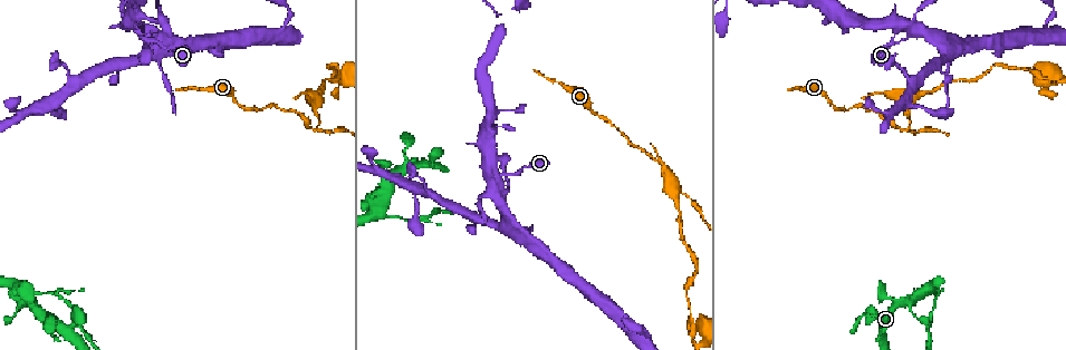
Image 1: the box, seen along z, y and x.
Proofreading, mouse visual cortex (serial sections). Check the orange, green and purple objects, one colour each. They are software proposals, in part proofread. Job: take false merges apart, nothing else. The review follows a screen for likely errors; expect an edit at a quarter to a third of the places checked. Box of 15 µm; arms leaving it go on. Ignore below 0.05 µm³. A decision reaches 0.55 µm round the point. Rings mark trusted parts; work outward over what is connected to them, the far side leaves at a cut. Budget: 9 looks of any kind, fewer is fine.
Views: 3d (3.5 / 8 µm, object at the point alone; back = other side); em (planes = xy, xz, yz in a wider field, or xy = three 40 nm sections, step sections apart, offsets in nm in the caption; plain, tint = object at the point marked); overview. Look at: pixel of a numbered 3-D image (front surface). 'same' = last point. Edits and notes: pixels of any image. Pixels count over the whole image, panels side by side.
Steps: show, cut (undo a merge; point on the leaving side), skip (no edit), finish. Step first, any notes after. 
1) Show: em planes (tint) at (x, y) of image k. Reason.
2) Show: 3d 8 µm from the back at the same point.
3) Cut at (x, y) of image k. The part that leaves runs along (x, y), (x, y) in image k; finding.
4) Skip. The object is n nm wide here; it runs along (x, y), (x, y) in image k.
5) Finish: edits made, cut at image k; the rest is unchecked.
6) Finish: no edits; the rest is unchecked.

Show: 3d 3.5 µm at (43, 293) of image 1. Thick turns thin.

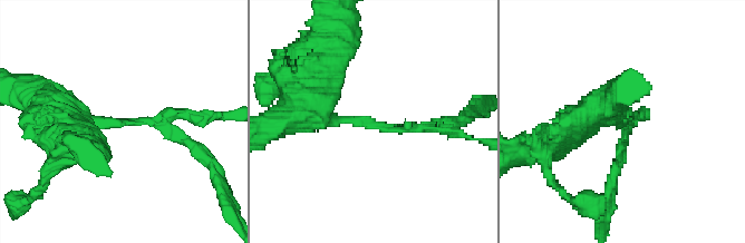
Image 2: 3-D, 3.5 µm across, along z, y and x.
Show: em xy step 1 (tint) at (623, 122) of image 2.

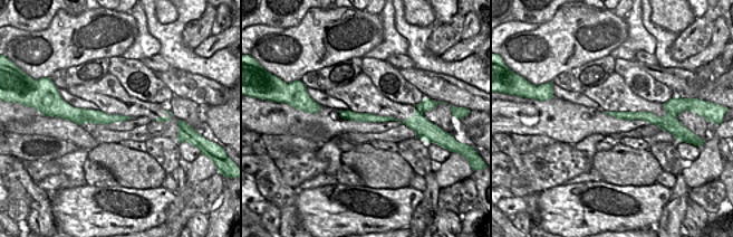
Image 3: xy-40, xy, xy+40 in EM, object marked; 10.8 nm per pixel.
Show: em planes (tint) at the same point.

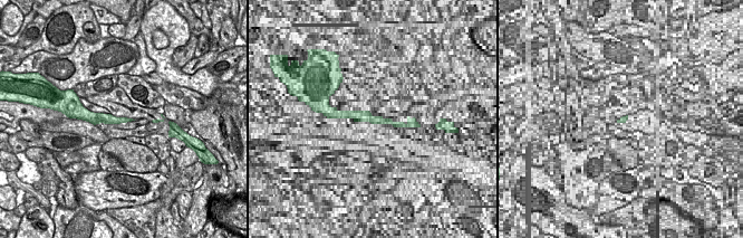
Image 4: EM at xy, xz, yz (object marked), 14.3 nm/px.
Cut at (196, 151) of image 2. The arms are 150, 400 nm wide; two cells meet here.

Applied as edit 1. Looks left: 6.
Show: overview. Redraw.

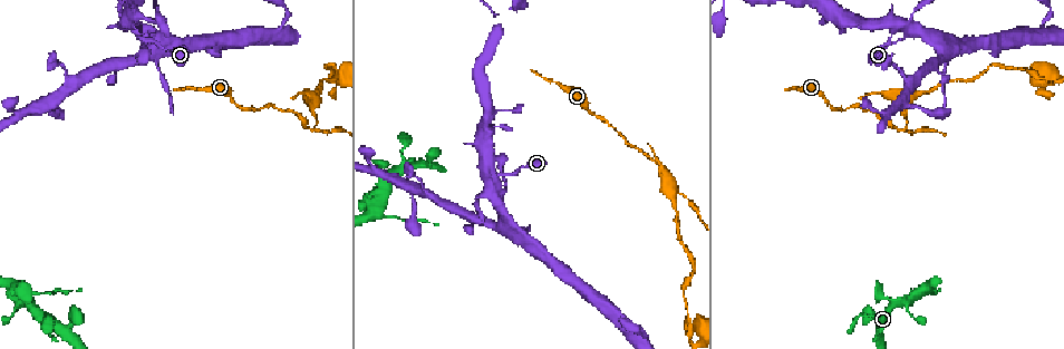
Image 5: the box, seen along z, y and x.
Show: 3d 3.5 µm from the back at (428, 167) of image 5. Calibre changes.

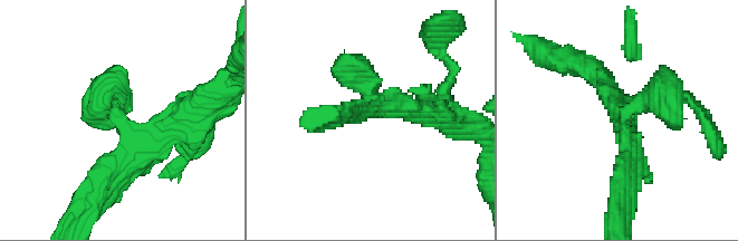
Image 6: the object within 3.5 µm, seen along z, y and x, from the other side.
Show: em xy step 1 (tint) at (123, 115) of image 6. 3 arms meet here; the arms are 300, 300, 450 nm wide; now the EM.

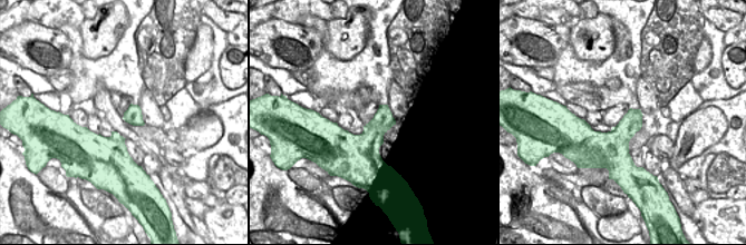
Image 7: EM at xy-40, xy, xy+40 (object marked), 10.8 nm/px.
Skip. It runs along (433, 112), (372, 114), (351, 63) in image 6; continuous, no second cell.

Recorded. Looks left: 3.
Show: 3d 3.5 µm at (888, 42) of image 5. Three arms meet.

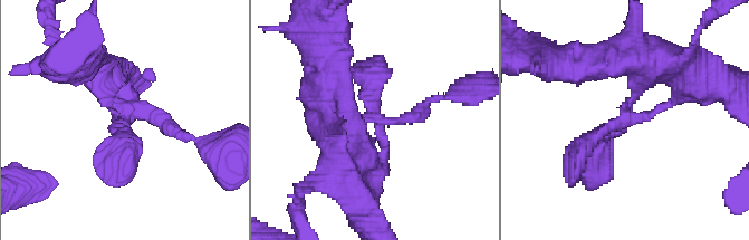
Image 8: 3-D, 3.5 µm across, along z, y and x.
Show: em xy step 5 (tint) at (123, 115) of image 8. 3 arms meet here; the arms are 150, 300, 300 nm wide.

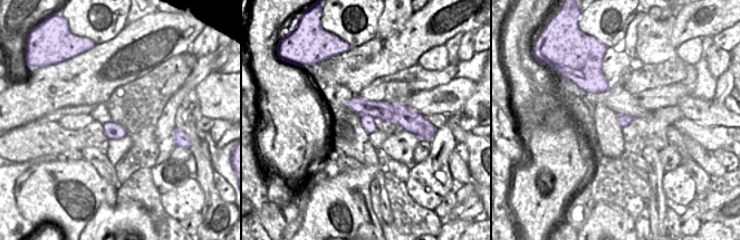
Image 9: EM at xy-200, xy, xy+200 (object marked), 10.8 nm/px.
Skip. It runs along (349, 104), (399, 113), (414, 125) in image 9; one cell here.

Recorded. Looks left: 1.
Finish: edits made, cut at image 2; the rest is unchecked.

